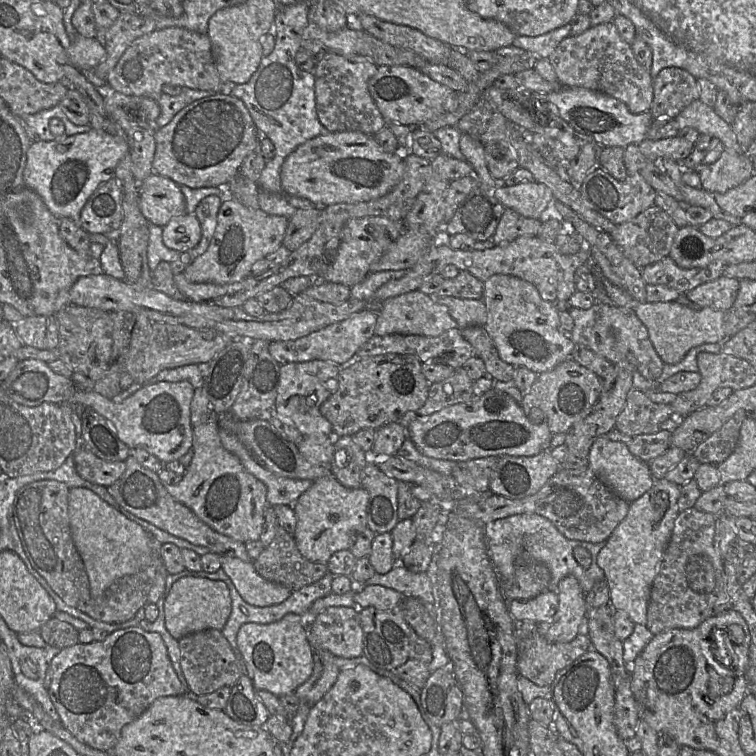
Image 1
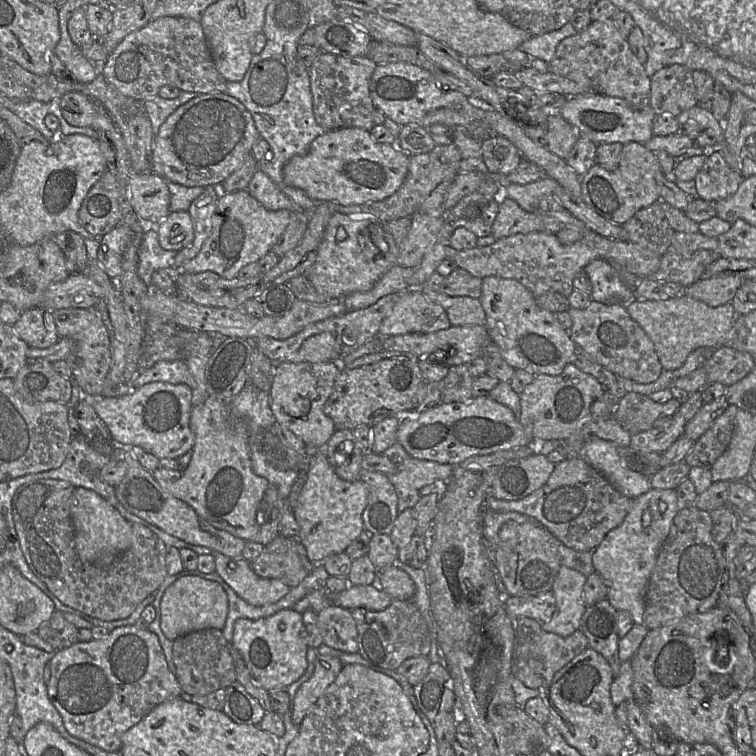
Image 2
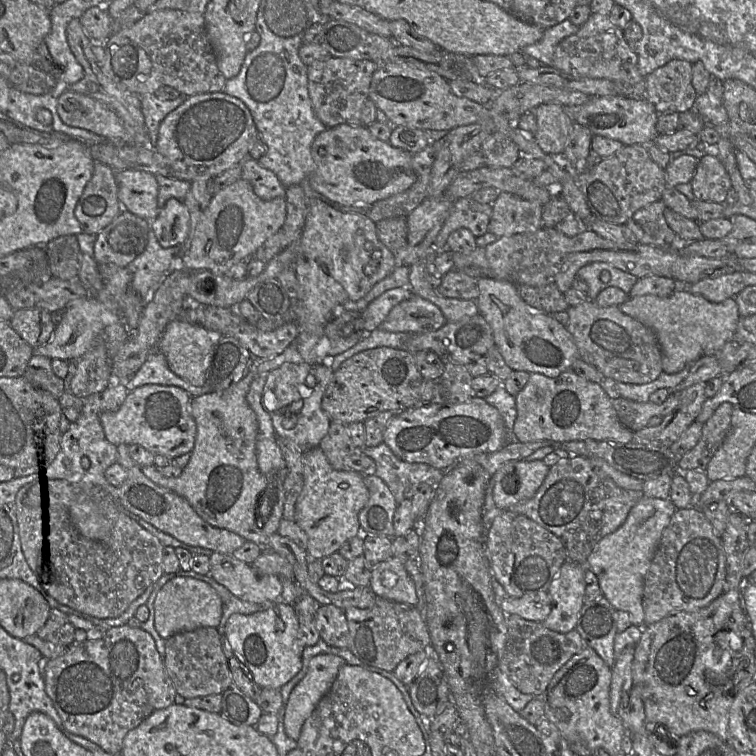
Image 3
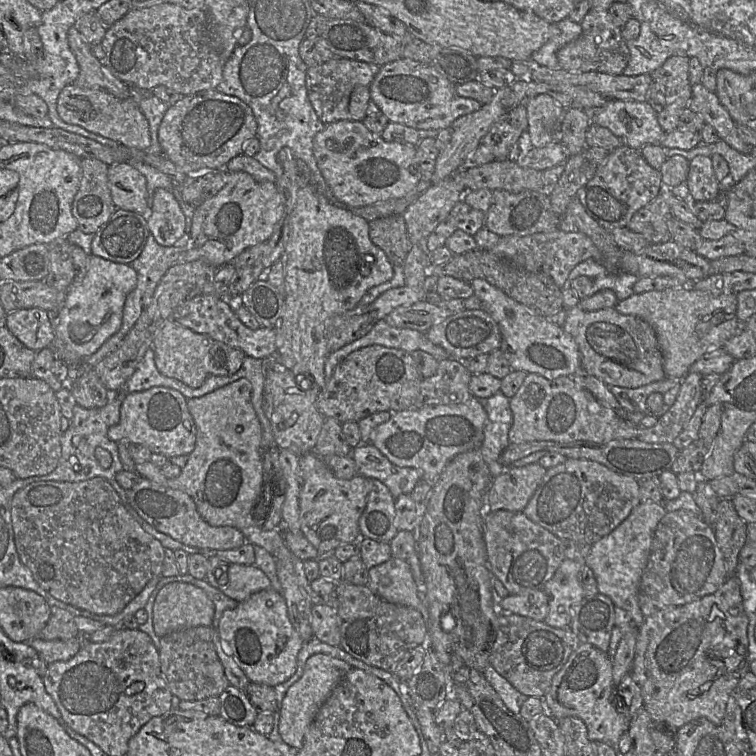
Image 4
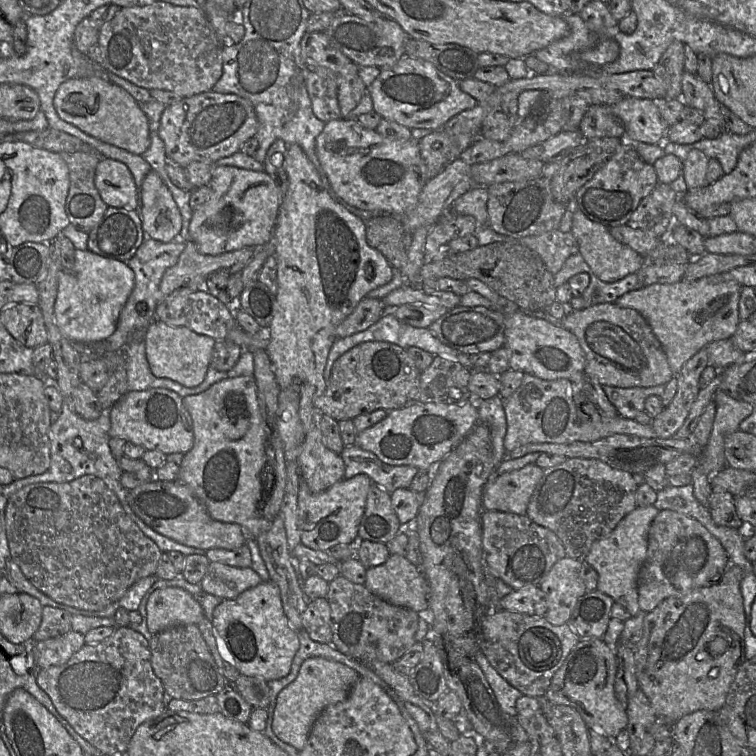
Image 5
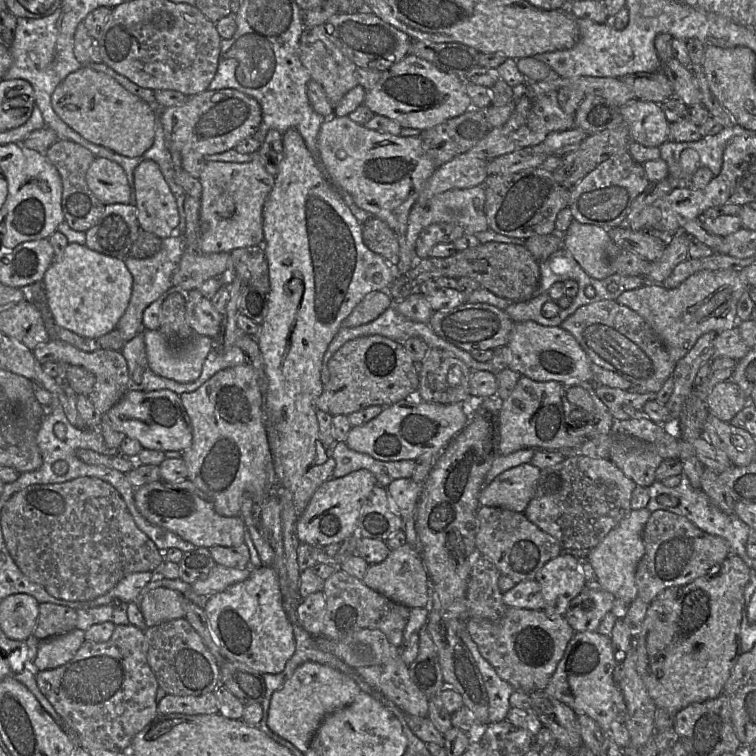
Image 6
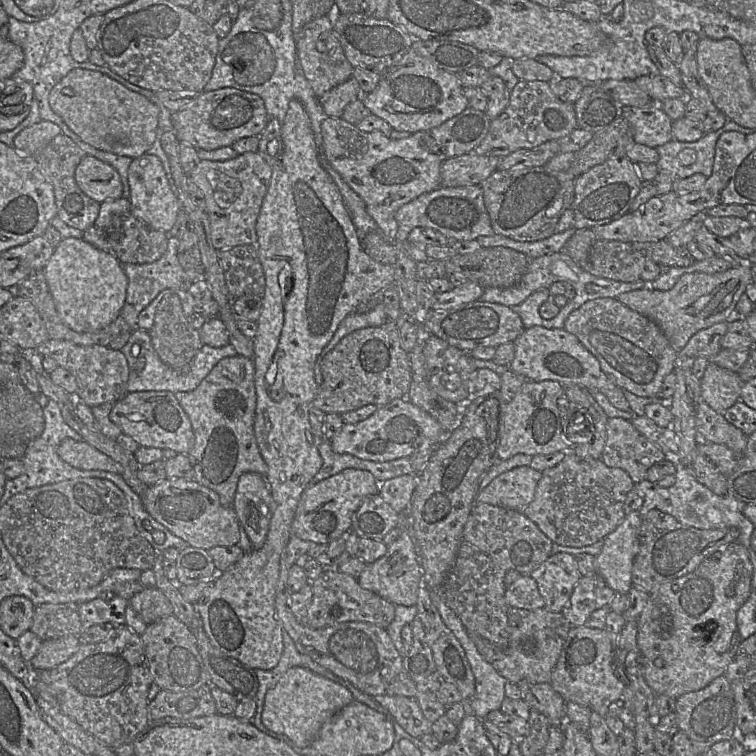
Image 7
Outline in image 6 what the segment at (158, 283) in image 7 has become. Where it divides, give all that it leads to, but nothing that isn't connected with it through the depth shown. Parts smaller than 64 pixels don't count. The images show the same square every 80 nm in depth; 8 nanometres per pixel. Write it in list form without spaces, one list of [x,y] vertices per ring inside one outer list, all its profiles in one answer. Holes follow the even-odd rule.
[[[172,235],[162,240],[160,249],[154,255],[141,259],[127,256],[123,260],[133,277],[129,304],[116,327],[125,342],[145,330],[142,323],[143,312],[152,302],[172,287],[171,278],[179,266],[185,248],[183,237]]]

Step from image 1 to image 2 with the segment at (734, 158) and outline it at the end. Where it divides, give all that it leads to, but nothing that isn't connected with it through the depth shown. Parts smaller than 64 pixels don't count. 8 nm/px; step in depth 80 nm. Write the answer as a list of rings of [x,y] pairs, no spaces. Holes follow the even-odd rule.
[[[712,149],[694,178],[697,196],[716,202],[734,194],[744,177],[733,170],[719,149]]]

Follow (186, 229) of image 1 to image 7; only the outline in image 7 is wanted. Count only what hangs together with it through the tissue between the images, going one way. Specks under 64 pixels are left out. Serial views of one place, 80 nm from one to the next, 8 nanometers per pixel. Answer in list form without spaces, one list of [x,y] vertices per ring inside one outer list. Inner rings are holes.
[[[150,154],[134,158],[128,169],[130,212],[149,227],[168,233],[174,226],[180,203],[172,190],[161,160]]]

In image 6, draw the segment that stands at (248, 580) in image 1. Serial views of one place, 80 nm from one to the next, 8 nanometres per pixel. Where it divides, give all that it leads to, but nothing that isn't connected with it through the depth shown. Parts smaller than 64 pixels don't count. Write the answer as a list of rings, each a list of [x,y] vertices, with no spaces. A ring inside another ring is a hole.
[[[215,564],[205,577],[191,584],[192,590],[198,595],[210,596],[247,579],[250,573],[250,567],[236,569]]]

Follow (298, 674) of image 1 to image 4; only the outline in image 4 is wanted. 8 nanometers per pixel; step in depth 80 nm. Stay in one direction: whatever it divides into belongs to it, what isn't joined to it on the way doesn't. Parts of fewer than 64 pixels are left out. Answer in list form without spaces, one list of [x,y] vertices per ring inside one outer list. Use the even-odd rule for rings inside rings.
[[[274,588],[265,589],[239,602],[234,609],[225,610],[219,621],[218,632],[221,638],[228,642],[230,655],[243,670],[251,682],[276,686],[287,681],[297,669],[297,656],[304,640],[293,627],[287,605],[282,594]]]

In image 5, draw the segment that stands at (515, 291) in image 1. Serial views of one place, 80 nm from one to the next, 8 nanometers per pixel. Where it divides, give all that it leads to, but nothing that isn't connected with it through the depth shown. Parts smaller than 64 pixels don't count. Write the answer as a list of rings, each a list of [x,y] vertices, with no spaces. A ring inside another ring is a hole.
[[[477,279],[465,281],[469,289],[490,300],[504,314],[505,344],[509,368],[531,374],[543,380],[565,378],[577,380],[584,374],[585,354],[574,334],[548,321],[520,310],[517,304],[499,296],[486,284]]]

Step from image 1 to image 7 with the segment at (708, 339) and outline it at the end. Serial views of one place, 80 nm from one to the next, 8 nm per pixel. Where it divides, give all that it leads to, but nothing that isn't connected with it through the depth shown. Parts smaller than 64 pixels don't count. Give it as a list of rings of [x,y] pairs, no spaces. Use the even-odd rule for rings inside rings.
[[[742,263],[724,272],[712,274],[684,274],[668,291],[656,290],[648,285],[643,289],[622,293],[617,299],[631,310],[652,320],[664,333],[673,349],[679,352],[698,331],[731,320],[739,298],[753,282],[751,265]]]

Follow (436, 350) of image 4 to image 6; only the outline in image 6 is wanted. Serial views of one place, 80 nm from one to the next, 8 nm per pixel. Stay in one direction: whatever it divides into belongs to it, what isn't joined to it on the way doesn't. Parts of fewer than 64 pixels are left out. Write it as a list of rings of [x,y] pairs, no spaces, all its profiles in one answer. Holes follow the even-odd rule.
[[[391,306],[387,310],[385,310],[378,318],[376,318],[375,320],[367,324],[357,326],[354,328],[341,327],[339,329],[338,333],[329,344],[322,360],[320,379],[323,386],[326,385],[329,380],[329,370],[327,364],[330,358],[333,356],[333,354],[348,341],[359,337],[371,336],[371,335],[381,335],[401,344],[411,337],[417,337],[423,340],[424,343],[430,349],[438,349],[461,360],[471,371],[487,371],[495,375],[496,373],[498,373],[498,371],[490,364],[490,362],[484,362],[484,363],[478,362],[471,357],[470,353],[463,351],[457,348],[456,346],[444,341],[440,337],[438,337],[433,332],[432,328],[428,325],[428,323],[420,323],[420,322],[414,322],[412,320],[409,320],[408,318],[404,317],[399,312],[397,312],[394,306]]]

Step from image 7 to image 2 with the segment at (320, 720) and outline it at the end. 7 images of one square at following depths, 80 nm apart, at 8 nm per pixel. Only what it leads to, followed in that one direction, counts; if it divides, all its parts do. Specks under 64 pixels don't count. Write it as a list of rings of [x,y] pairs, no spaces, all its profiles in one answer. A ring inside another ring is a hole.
[[[318,655],[312,676],[297,690],[292,701],[291,718],[299,726],[308,710],[336,679],[343,668],[338,657]]]

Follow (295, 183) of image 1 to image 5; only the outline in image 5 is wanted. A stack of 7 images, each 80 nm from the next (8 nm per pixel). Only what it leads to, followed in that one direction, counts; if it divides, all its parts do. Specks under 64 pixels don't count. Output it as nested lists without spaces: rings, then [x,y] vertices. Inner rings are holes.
[[[339,118],[326,122],[316,138],[316,154],[330,189],[337,198],[357,209],[376,210],[403,217],[416,206],[419,194],[427,182],[418,140],[411,138],[398,141],[385,138],[377,131],[364,127],[355,118]]]

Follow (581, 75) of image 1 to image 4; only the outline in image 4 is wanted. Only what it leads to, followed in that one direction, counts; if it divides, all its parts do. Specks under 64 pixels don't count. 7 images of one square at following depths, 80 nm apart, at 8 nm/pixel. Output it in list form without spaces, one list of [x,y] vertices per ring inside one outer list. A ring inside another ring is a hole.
[[[591,8],[583,18],[581,26],[581,35],[557,52],[559,67],[570,72],[594,71],[610,75],[623,74],[630,59],[630,50],[622,37],[622,28],[614,23],[609,11]]]

